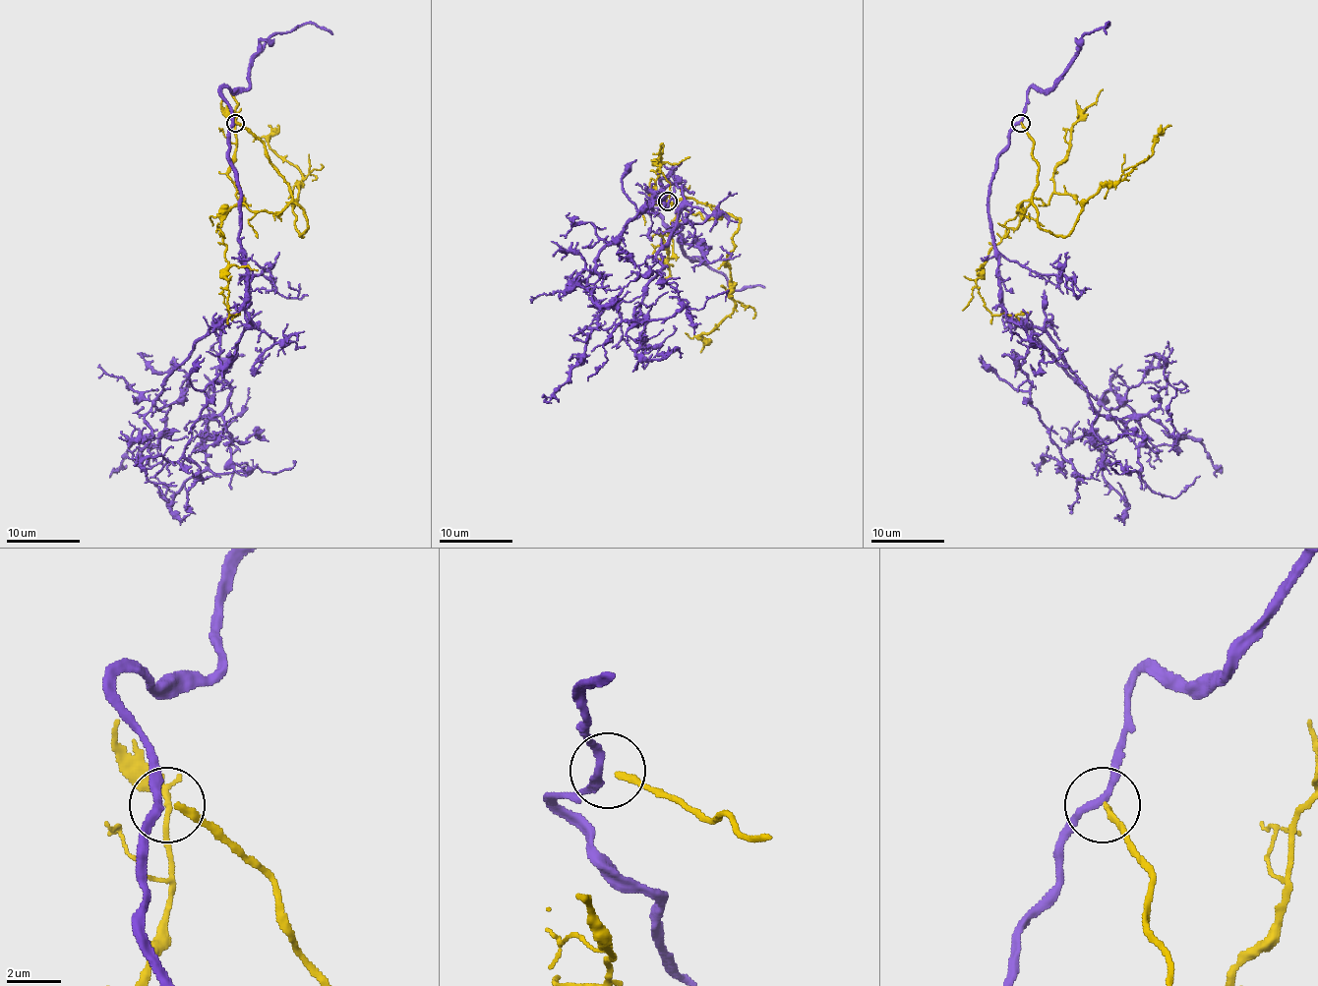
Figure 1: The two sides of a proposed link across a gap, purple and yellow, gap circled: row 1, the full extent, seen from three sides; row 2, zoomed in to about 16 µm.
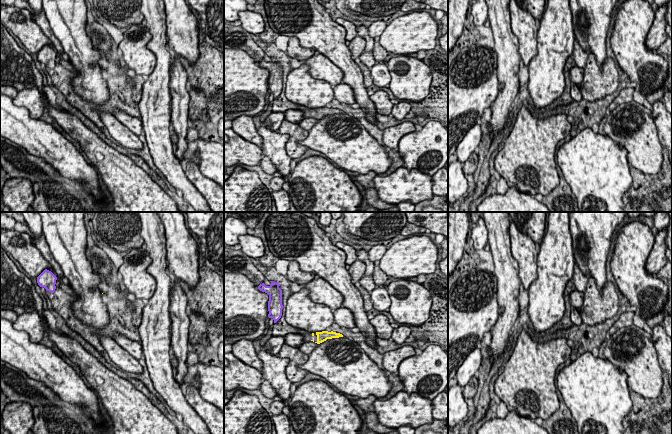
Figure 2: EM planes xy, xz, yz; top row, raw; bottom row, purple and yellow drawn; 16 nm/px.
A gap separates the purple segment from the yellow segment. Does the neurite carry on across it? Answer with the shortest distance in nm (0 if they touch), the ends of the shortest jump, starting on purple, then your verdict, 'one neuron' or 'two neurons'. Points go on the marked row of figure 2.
550 nm apart; from purple across xz (280, 317), (312, 333); two neurons

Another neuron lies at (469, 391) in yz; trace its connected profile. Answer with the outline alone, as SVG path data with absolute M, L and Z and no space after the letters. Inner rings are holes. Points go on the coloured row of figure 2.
M473 376L469 383L463 388L463 396L465 399L474 398L477 393L479 380Z

